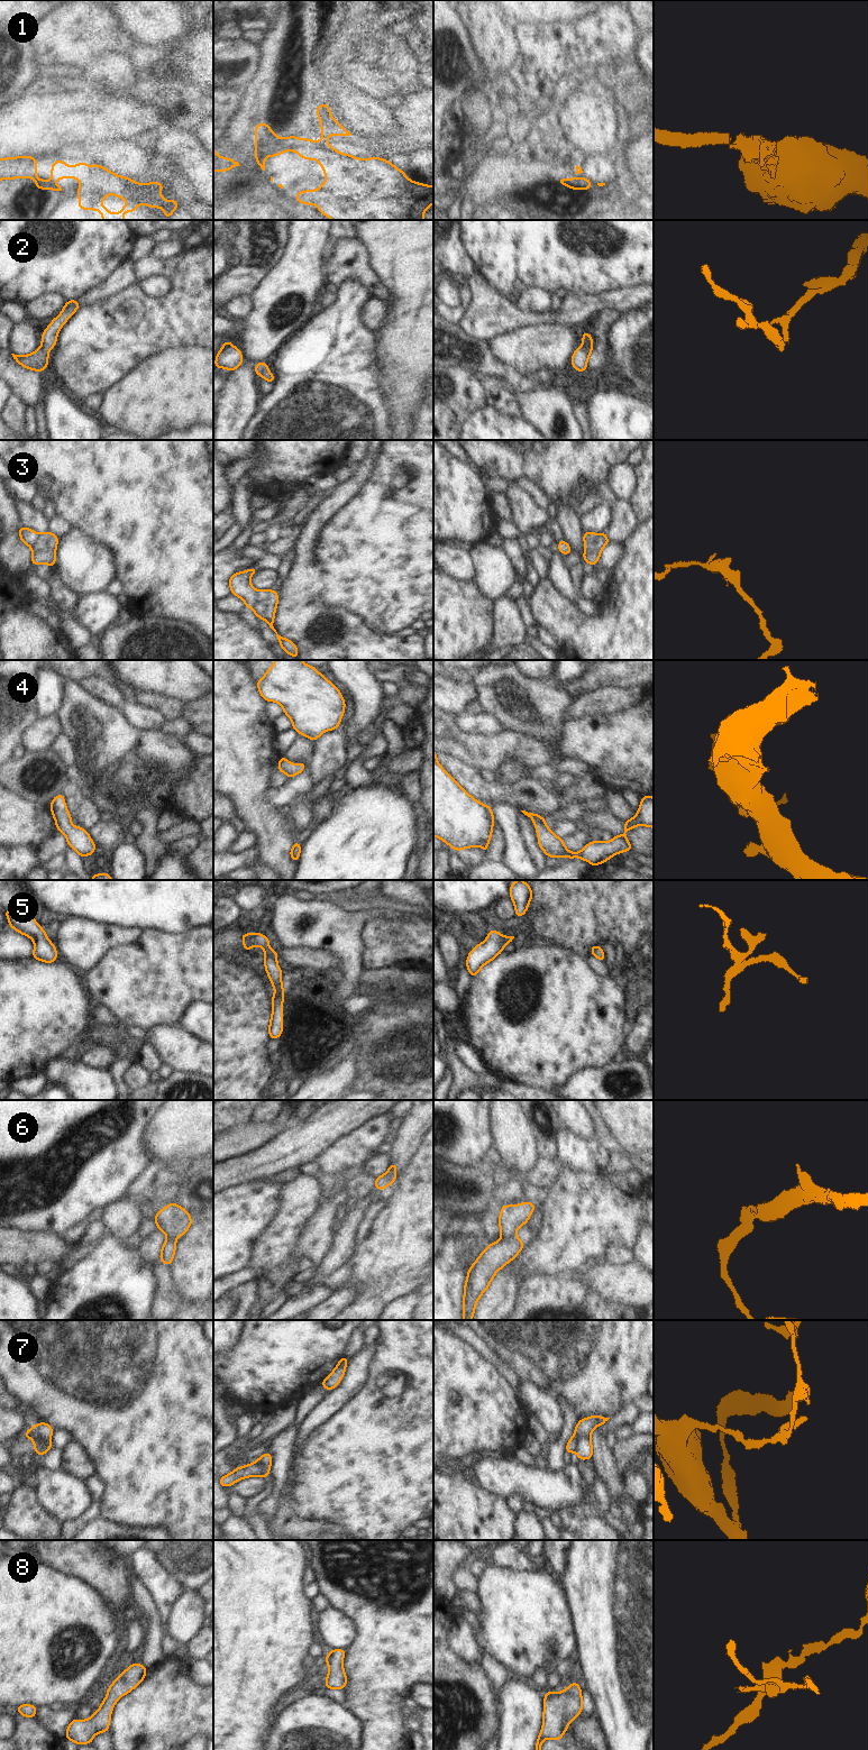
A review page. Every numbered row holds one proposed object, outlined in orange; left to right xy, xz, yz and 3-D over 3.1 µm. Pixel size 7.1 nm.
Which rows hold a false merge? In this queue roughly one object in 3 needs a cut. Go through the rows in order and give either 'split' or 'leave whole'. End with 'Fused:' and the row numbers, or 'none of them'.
1: leave whole
2: leave whole
3: split
4: leave whole
5: leave whole
6: split
7: split
8: leave whole
Fused: 3, 6, 7

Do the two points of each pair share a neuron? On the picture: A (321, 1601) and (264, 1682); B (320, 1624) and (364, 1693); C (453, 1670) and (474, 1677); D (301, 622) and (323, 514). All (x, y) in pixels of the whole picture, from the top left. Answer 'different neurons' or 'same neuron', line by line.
A: different neurons
B: different neurons
C: same neuron
D: same neuron

